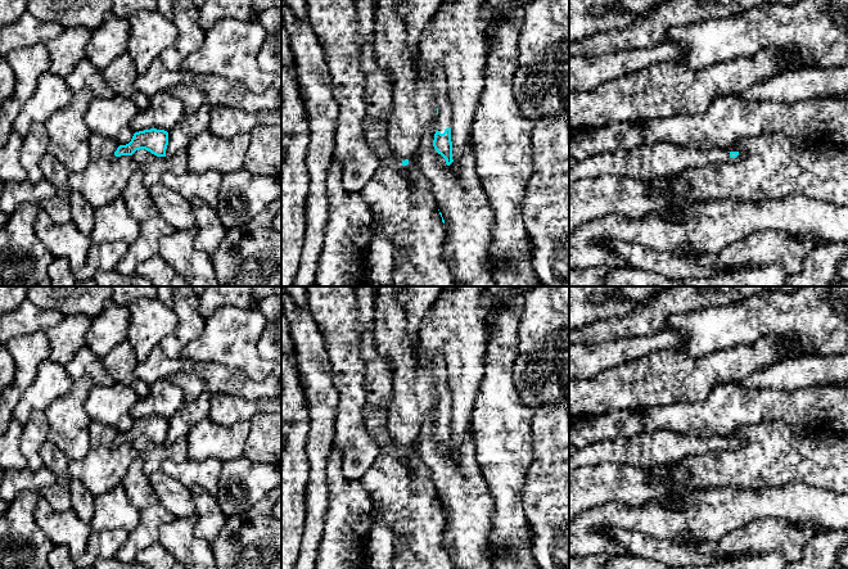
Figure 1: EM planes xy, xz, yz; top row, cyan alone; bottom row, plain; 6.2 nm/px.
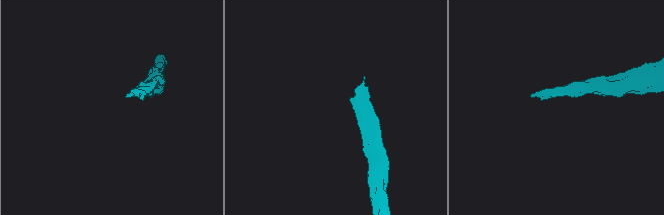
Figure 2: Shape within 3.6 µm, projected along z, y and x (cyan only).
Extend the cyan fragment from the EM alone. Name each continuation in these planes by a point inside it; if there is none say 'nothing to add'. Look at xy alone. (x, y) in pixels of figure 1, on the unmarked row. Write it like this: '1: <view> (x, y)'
nothing to add

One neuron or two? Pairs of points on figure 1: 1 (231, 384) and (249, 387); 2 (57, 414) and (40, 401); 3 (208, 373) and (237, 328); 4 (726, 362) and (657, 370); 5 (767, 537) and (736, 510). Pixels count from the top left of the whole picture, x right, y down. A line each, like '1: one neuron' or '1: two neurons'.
1: one neuron
2: two neurons
3: two neurons
4: one neuron
5: two neurons

